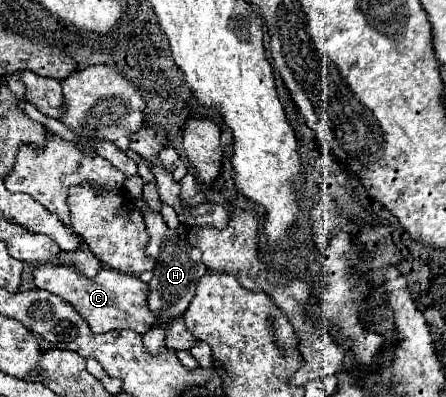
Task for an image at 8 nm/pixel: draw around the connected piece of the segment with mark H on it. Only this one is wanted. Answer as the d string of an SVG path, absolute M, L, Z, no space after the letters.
M143 196L135 198L135 204L139 206L139 210L143 212L143 220L147 226L147 234L149 234L149 244L147 244L147 254L155 258L155 276L149 282L149 296L147 296L147 306L151 312L157 312L157 320L155 324L149 328L147 334L143 334L143 346L149 354L159 354L163 352L165 346L165 332L169 328L169 322L173 322L175 318L183 316L185 310L189 308L193 296L195 296L195 288L197 282L201 280L201 276L207 274L205 264L201 262L201 252L199 248L193 248L183 234L177 234L175 230L167 228L161 214L153 212L153 208L149 208L149 204L145 202Z

